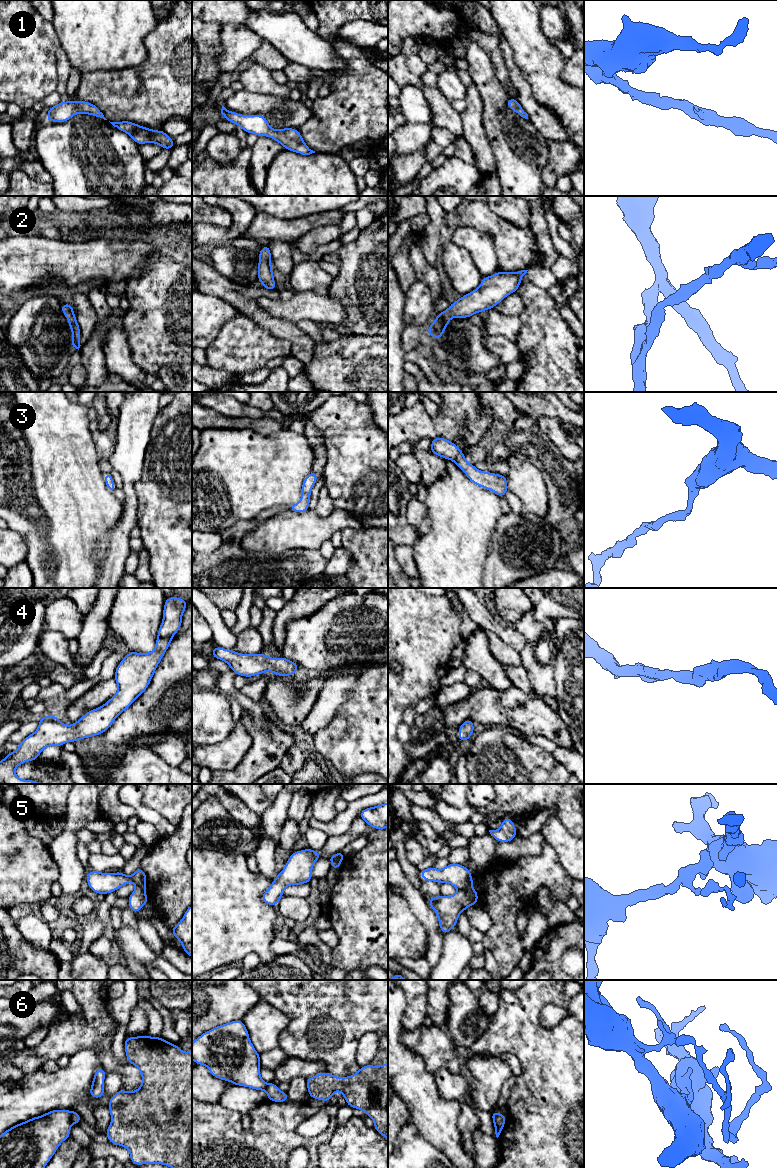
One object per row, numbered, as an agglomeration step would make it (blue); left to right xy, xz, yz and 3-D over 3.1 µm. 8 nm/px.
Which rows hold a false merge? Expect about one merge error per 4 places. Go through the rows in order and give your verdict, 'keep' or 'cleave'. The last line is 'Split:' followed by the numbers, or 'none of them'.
1: keep
2: keep
3: keep
4: keep
5: cleave
6: cleave
Split: 5, 6

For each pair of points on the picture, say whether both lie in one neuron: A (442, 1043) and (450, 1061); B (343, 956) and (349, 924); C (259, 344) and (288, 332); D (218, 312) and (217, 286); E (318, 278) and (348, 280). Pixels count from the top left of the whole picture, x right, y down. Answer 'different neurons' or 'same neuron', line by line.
A: same neuron
B: same neuron
C: different neurons
D: different neurons
E: different neurons

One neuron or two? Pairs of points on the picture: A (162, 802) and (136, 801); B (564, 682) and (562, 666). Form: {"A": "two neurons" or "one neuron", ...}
{"A": "two neurons", "B": "one neuron"}

